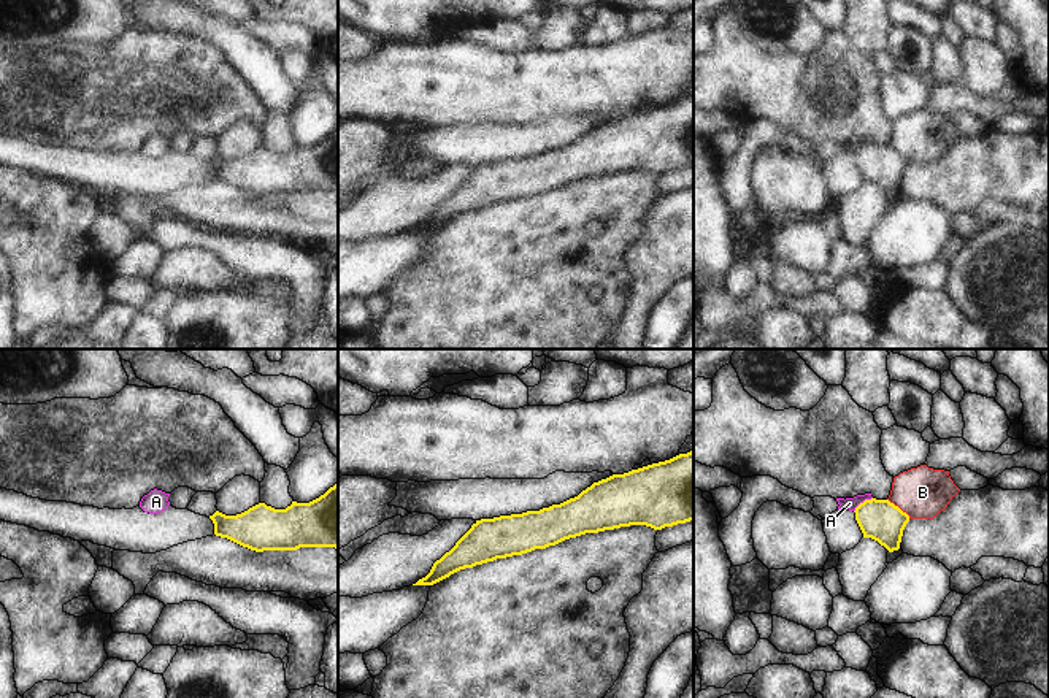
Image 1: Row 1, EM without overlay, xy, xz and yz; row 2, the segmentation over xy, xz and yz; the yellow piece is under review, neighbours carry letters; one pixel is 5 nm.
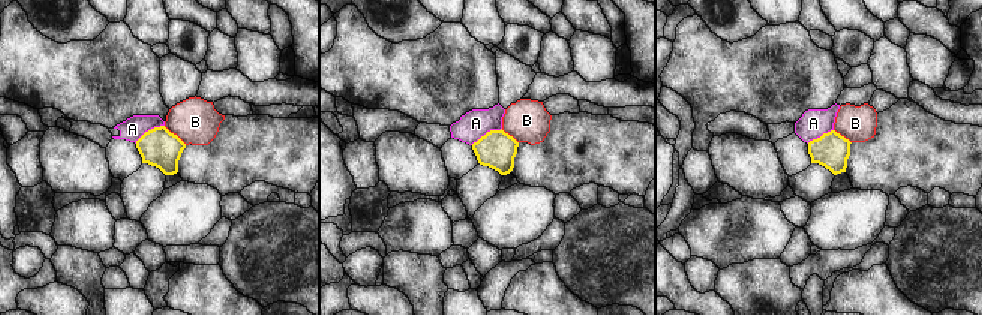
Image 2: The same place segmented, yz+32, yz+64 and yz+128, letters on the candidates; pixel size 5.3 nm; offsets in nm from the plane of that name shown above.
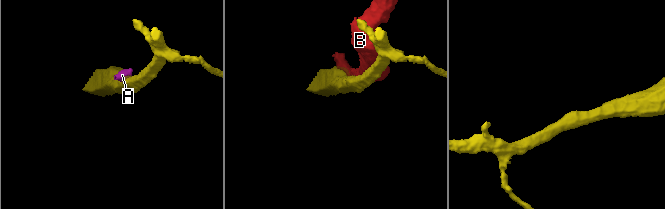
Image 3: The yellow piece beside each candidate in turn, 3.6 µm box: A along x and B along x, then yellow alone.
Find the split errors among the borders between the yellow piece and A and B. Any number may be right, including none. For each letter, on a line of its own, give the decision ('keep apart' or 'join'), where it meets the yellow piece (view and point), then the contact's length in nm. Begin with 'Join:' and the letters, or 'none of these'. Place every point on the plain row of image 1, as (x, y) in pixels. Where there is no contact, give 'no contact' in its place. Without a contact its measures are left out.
Join: none of these
A: keep apart; contact yz (864, 146); length 120 nm
B: keep apart; contact yz (897, 151); length 160 nm

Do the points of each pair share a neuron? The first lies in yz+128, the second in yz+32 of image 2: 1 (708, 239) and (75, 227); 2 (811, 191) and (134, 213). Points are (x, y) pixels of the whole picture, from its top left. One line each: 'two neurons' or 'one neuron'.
1: one neuron
2: one neuron

